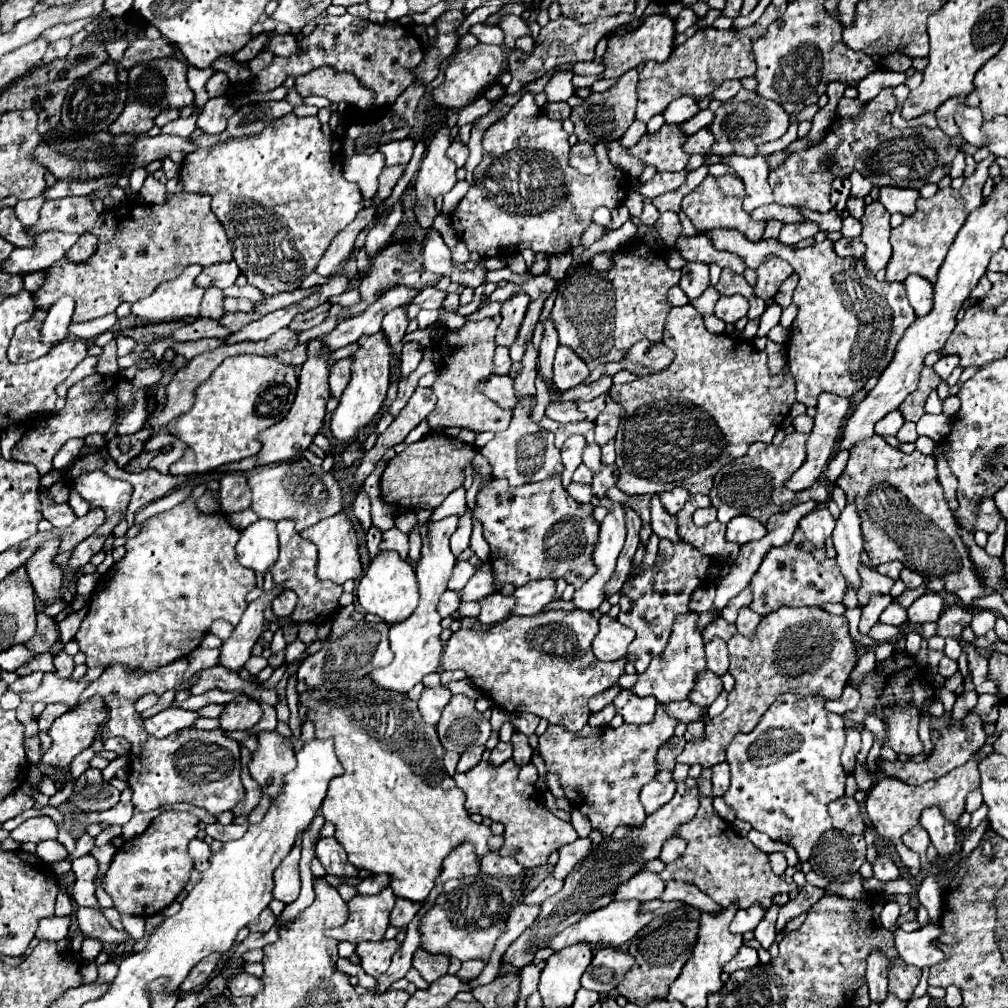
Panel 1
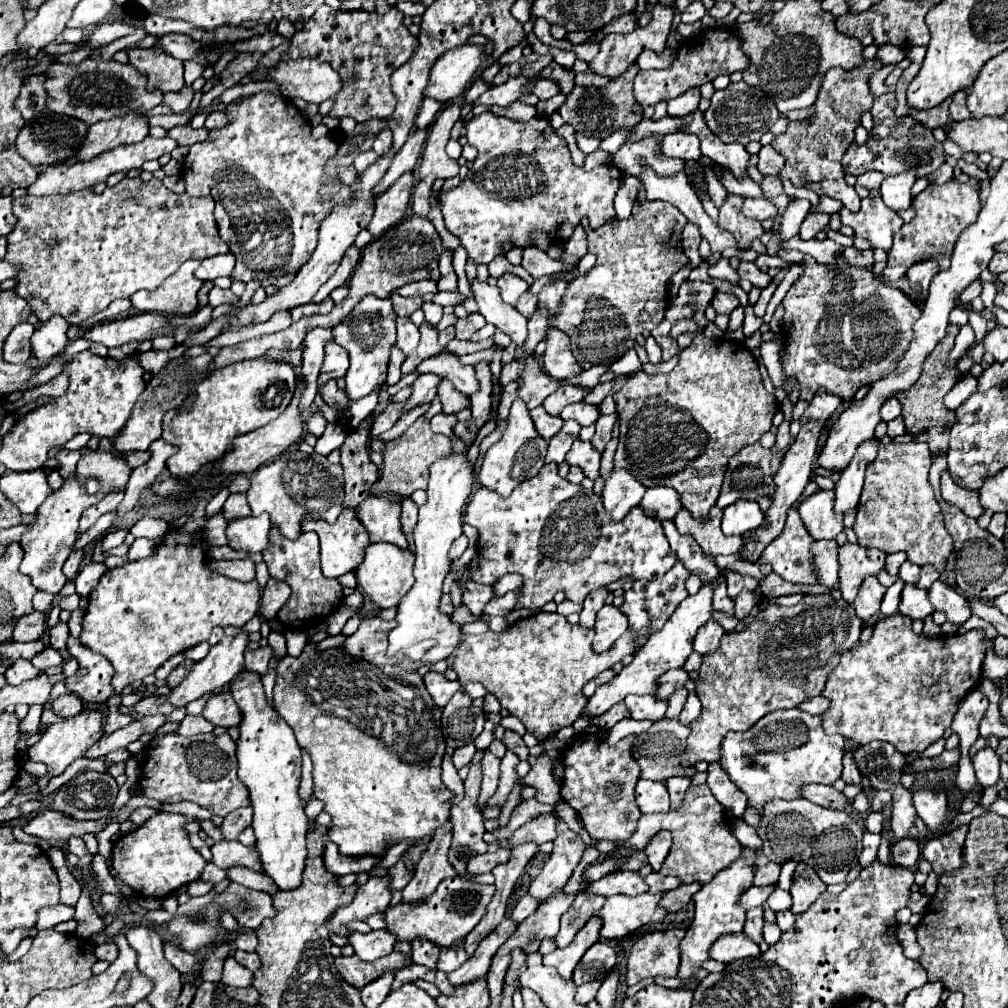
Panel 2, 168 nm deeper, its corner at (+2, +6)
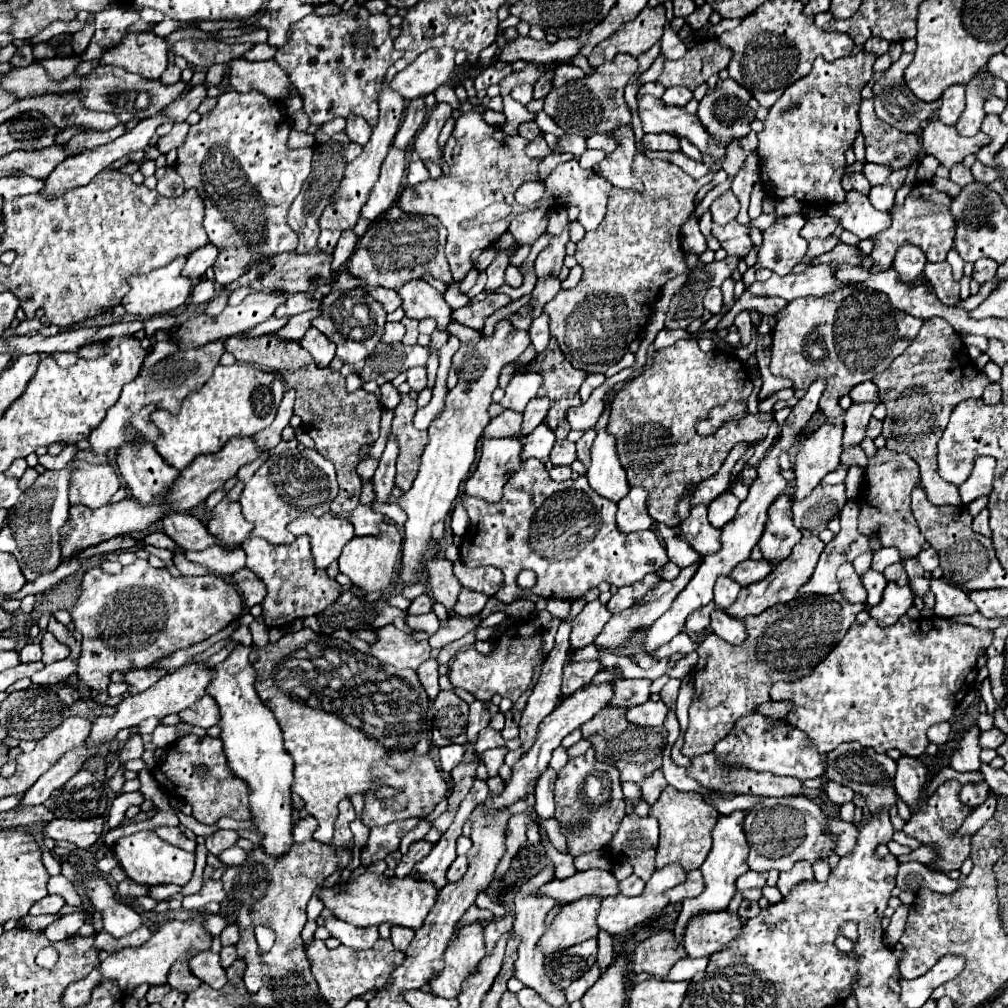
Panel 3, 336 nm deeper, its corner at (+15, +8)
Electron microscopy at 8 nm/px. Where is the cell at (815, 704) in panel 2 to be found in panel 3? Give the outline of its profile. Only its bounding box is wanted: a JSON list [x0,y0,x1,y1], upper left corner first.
[757,701,793,719]

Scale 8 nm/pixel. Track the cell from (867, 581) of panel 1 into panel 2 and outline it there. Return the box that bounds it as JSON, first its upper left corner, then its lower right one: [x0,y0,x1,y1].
[838,543,886,603]

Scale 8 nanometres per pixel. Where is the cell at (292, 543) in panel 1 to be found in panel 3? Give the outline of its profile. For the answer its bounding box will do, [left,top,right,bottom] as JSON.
[241,535,339,629]

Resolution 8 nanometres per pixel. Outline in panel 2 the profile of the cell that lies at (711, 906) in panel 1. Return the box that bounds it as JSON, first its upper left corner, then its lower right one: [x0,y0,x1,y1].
[644,873,680,893]

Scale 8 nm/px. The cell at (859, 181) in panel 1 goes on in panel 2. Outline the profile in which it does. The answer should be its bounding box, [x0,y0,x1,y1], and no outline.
[858,171,886,189]

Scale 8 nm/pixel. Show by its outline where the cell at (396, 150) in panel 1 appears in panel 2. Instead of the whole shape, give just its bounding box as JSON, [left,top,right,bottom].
[374,129,392,155]

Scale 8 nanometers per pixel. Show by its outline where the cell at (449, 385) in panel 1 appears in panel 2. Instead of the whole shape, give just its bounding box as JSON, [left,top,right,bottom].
[438,379,470,413]

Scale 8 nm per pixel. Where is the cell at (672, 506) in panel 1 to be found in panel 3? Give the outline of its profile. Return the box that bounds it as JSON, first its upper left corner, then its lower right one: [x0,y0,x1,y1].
[617,487,655,533]

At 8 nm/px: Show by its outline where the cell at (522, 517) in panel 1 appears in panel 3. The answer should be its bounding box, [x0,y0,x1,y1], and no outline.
[459,459,669,603]

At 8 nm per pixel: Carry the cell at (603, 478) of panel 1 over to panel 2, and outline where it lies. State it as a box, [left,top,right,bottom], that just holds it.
[566,437,600,479]

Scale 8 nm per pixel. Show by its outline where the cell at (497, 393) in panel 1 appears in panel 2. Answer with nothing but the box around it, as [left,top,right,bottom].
[416,351,478,395]

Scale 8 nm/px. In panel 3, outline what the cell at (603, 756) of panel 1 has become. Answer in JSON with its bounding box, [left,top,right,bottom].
[555,749,625,855]

